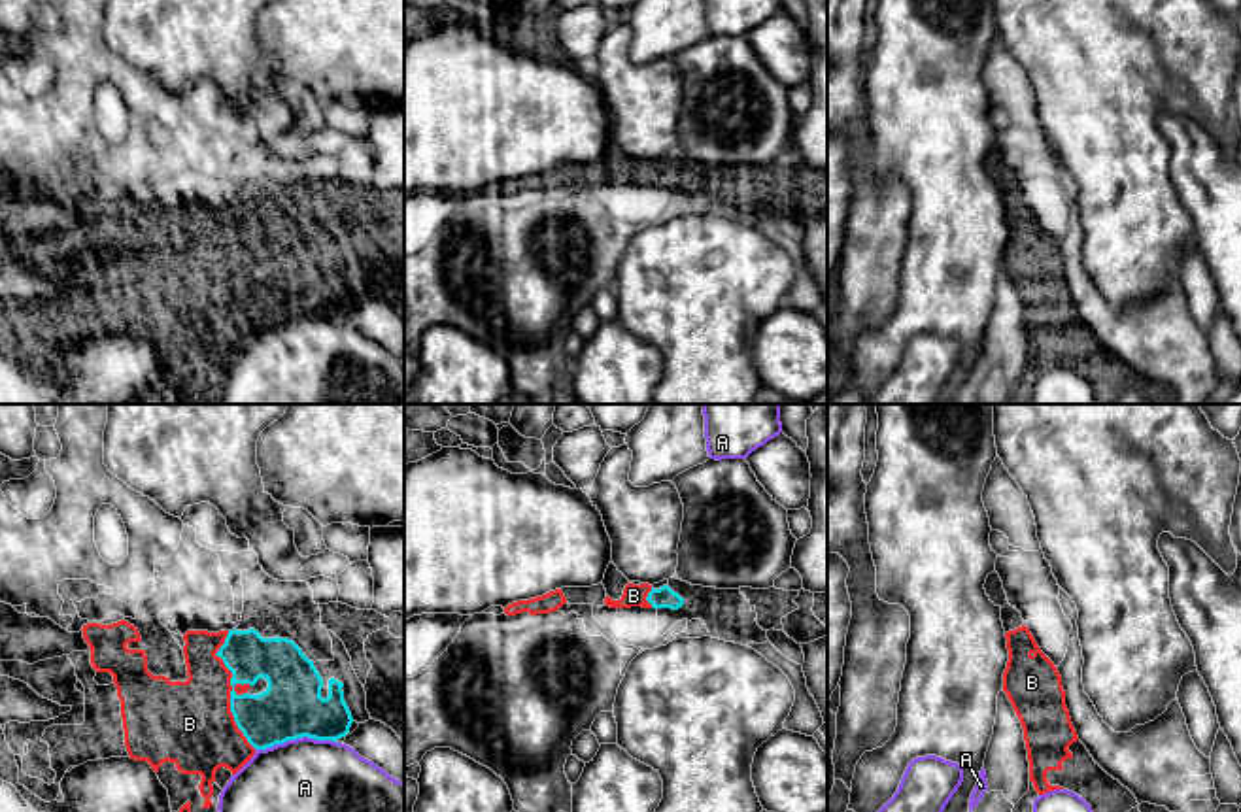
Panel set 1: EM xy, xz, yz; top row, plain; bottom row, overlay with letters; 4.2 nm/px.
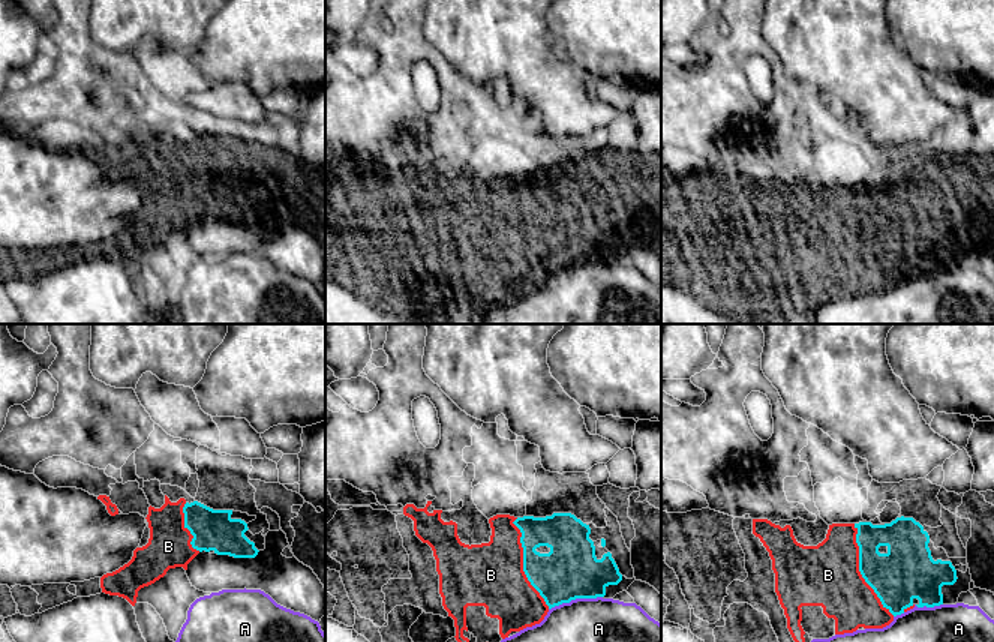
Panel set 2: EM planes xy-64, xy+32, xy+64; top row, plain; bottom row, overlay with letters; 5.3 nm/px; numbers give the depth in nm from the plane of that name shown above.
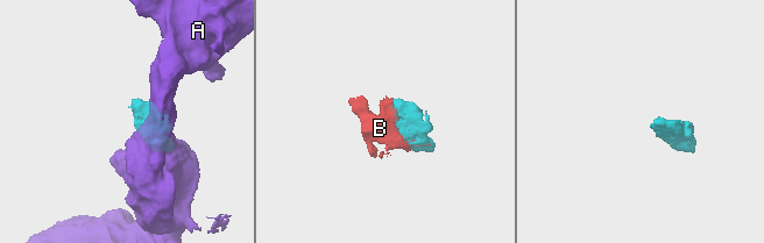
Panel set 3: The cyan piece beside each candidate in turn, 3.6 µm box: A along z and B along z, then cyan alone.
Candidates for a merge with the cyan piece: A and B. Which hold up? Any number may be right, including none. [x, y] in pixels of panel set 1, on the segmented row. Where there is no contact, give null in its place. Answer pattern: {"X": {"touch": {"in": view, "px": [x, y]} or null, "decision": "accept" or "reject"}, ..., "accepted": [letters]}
{"A": {"touch": {"in": "xy", "px": [295, 739]}, "decision": "reject"}, "B": {"touch": {"in": "xy", "px": [233, 690]}, "decision": "accept"}, "accepted": ["B"]}

